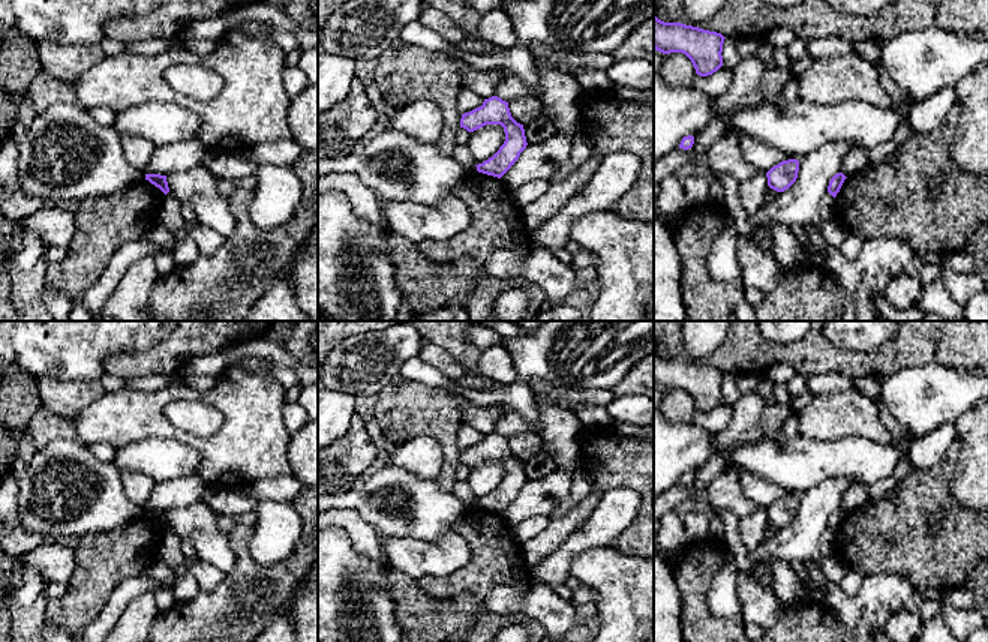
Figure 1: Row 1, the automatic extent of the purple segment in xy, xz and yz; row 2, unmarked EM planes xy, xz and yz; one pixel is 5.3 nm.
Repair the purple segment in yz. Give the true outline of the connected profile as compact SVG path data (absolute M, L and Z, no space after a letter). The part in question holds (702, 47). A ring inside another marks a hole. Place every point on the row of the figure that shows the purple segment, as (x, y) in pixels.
M654 14L654 48L663 54L685 54L700 76L708 76L723 66L724 36L681 22L664 22Z

